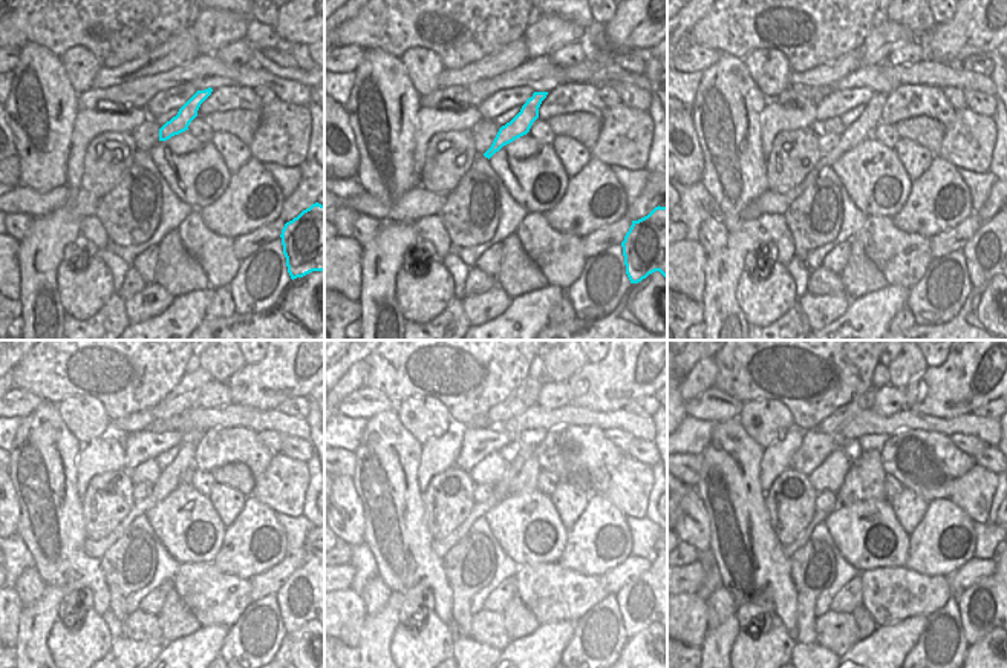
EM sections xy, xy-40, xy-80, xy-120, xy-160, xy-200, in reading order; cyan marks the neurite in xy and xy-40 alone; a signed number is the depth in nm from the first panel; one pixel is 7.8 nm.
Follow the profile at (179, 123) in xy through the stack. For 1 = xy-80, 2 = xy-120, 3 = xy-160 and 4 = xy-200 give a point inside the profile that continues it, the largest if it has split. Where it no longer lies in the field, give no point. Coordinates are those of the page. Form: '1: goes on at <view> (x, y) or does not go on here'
1: goes on at xy-80 (860, 129)
2: goes on at xy-120 (169, 480)
3: goes on at xy-160 (501, 489)
4: goes on at xy-200 (819, 517)

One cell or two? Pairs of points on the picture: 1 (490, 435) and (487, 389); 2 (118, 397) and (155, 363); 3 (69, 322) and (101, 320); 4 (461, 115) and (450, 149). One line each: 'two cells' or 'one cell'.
1: two cells
2: one cell
3: one cell
4: two cells

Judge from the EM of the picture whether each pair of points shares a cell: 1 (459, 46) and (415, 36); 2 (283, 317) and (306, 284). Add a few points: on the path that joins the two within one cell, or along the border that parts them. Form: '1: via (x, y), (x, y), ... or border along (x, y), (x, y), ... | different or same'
1: via (449, 45), (432, 43), (426, 37) | same
2: via (291, 310), (300, 301), (303, 291) | same

